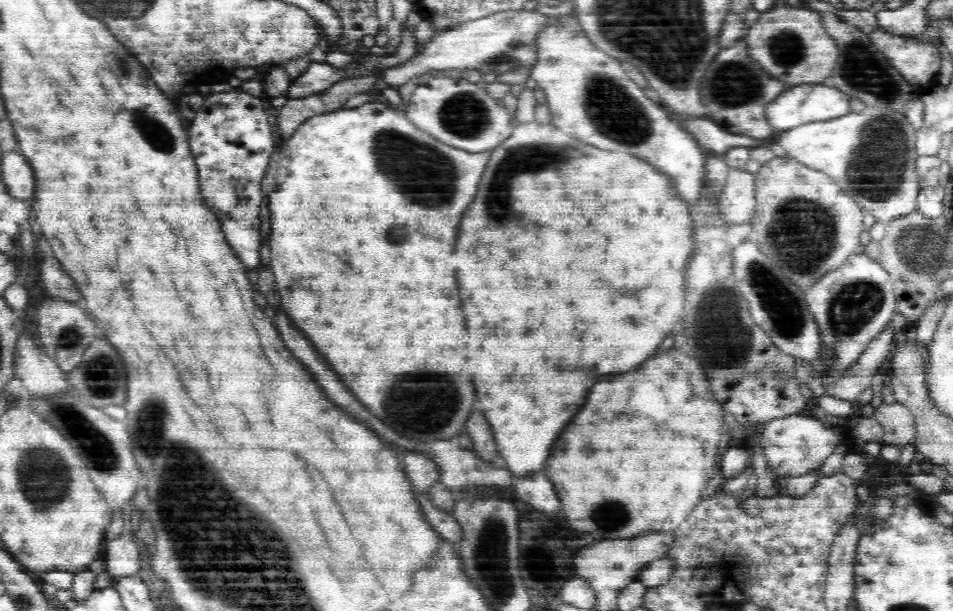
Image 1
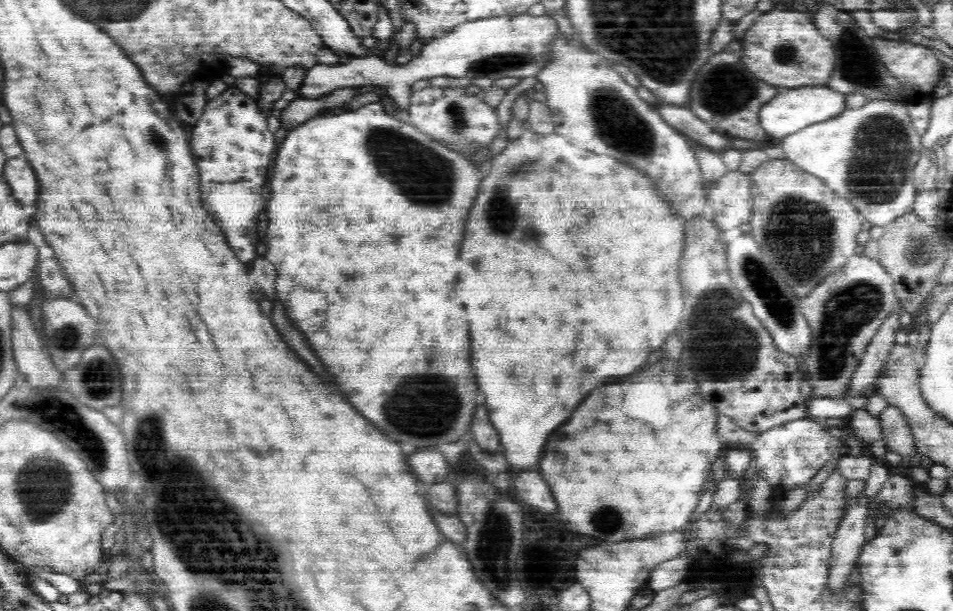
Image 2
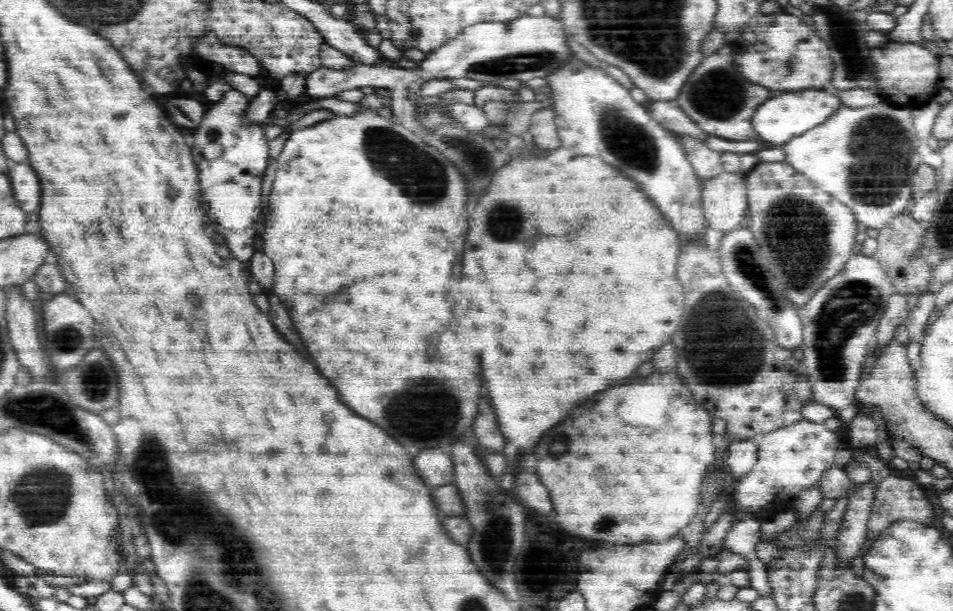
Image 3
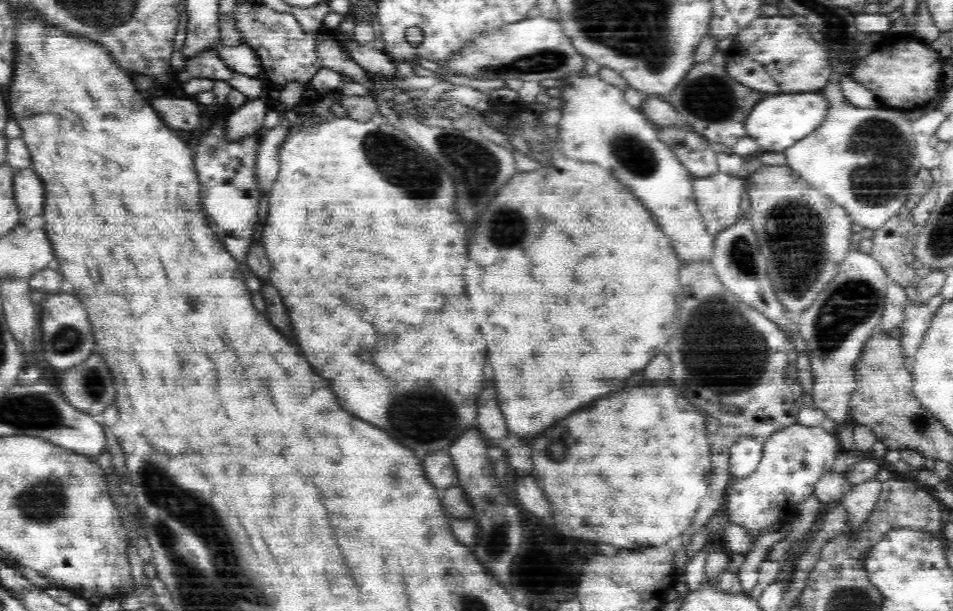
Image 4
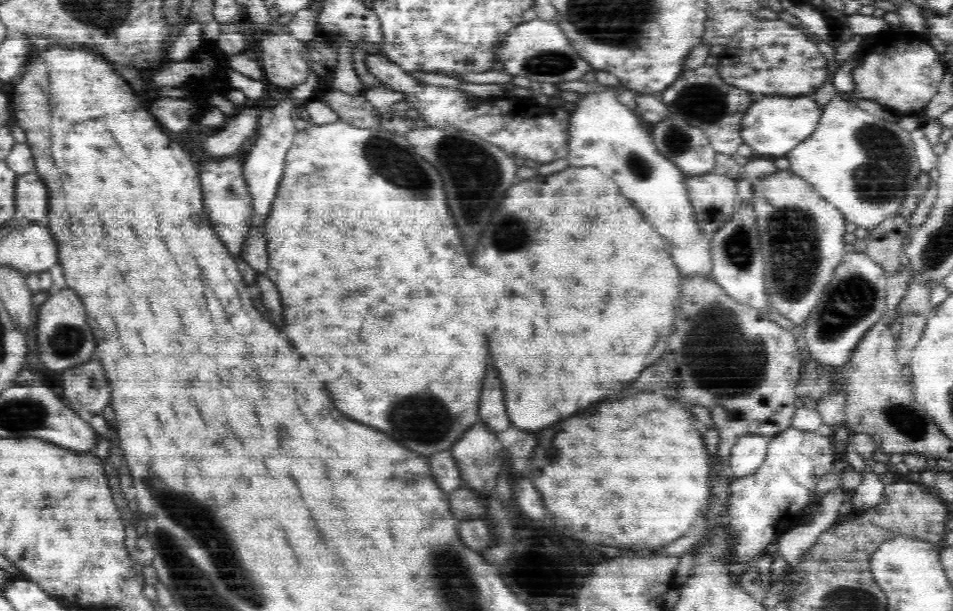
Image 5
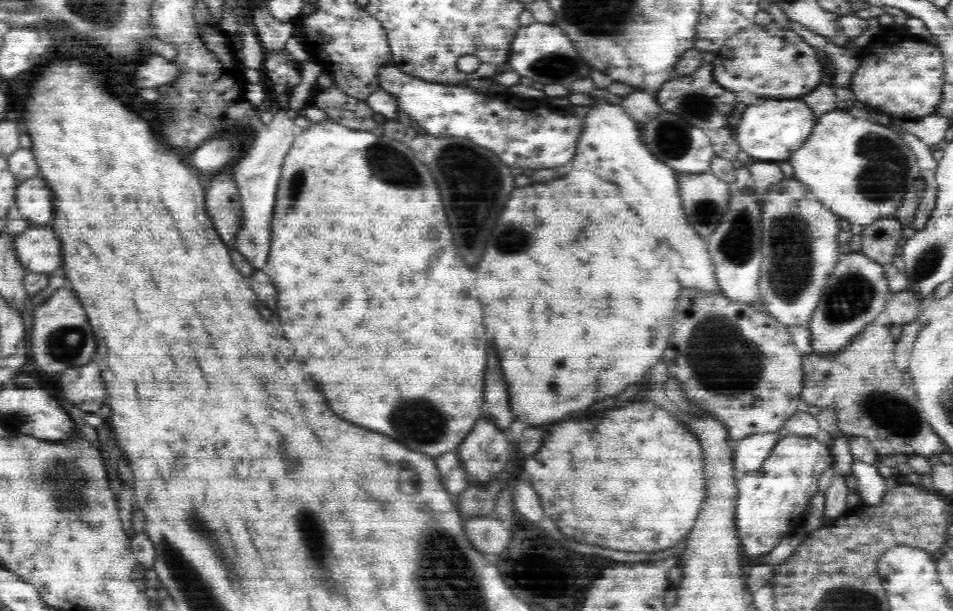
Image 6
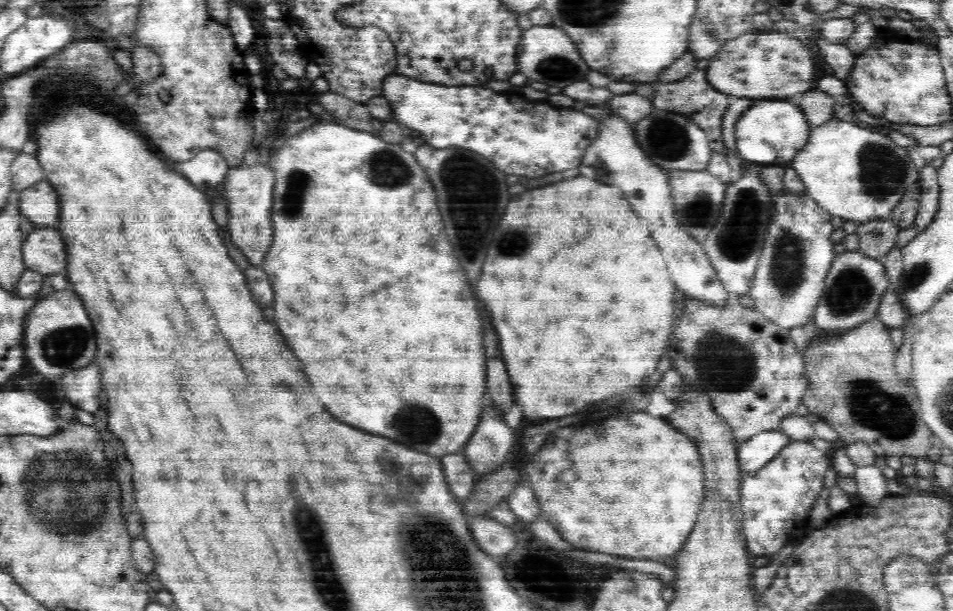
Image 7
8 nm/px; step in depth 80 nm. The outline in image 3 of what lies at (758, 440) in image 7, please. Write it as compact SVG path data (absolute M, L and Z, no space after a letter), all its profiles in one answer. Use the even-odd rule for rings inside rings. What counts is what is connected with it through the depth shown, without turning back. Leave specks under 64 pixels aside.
M742 439L731 443L726 452L724 464L726 472L732 481L737 481L748 474L758 460L756 440Z

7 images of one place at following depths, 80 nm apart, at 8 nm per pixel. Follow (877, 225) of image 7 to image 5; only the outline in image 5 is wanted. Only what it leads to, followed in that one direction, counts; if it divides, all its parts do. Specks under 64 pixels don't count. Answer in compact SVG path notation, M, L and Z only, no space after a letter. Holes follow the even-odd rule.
M899 214L895 217L890 217L885 222L882 222L881 225L868 229L868 236L864 240L860 240L860 252L876 261L883 268L885 274L896 275L901 270L901 267L909 264L909 259L905 254L905 247L910 244L912 231L909 220Z

